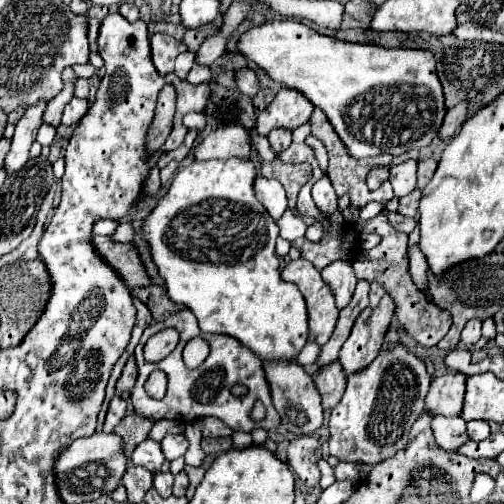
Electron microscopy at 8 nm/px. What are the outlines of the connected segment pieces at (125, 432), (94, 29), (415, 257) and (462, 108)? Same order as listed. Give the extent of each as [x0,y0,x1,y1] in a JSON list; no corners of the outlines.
[[114,413,155,459],[89,17,101,51],[407,245,427,289],[439,103,467,139]]

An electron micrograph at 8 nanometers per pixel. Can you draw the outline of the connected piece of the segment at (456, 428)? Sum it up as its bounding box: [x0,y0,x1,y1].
[433,417,467,451]

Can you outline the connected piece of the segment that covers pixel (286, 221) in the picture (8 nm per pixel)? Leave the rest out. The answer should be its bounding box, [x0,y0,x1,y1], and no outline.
[277,209,307,241]

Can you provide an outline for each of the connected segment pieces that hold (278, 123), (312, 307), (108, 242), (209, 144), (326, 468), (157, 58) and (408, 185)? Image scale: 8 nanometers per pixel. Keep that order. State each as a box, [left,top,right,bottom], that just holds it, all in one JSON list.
[[255,87,315,137],[281,259,339,345],[93,235,151,287],[195,125,251,159],[317,459,336,490],[151,33,187,75],[389,159,417,199]]

